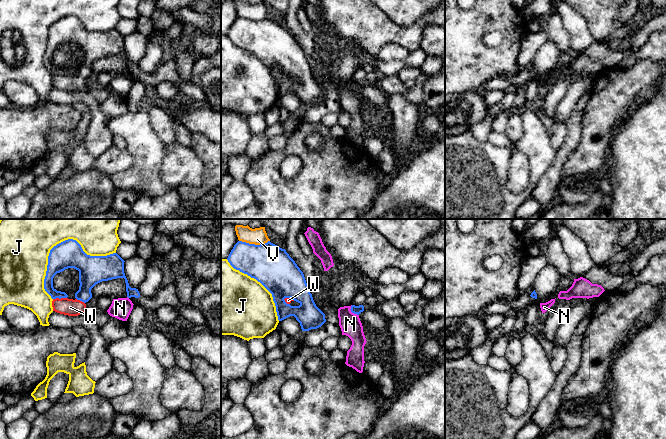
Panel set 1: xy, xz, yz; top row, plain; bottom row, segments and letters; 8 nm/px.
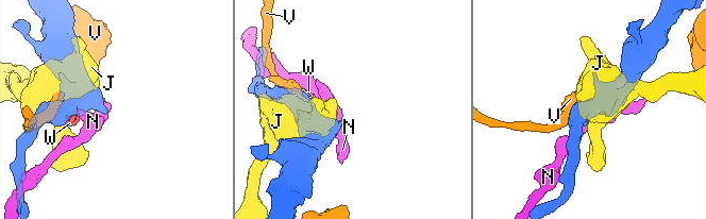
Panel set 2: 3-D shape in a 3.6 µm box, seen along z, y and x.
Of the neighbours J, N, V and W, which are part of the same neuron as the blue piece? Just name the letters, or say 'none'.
none

